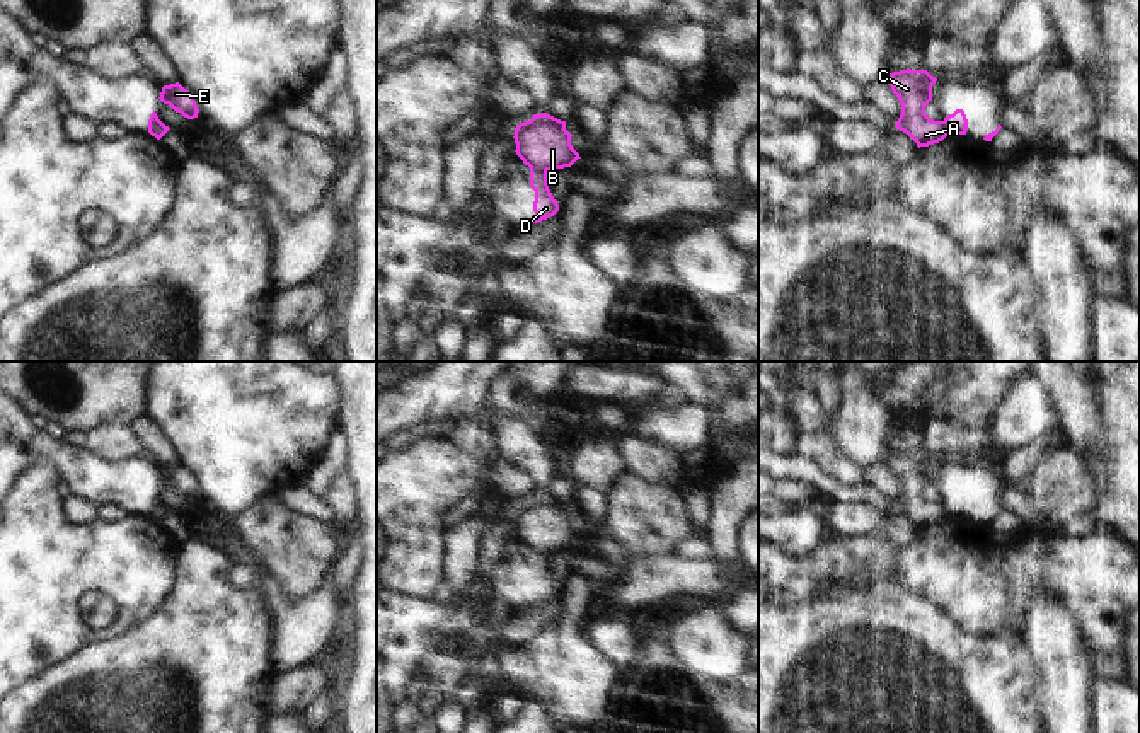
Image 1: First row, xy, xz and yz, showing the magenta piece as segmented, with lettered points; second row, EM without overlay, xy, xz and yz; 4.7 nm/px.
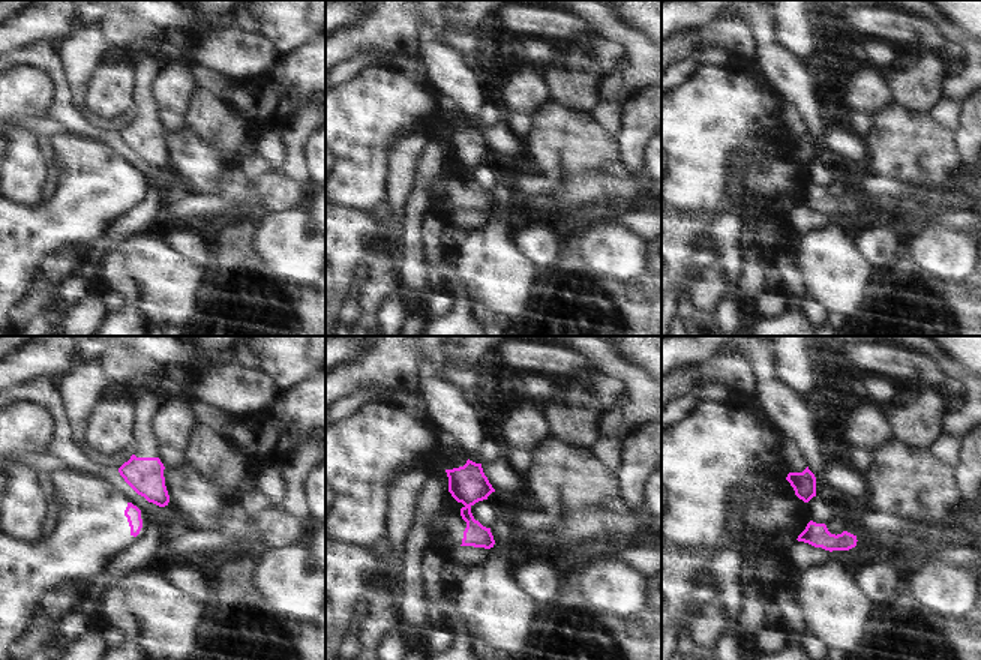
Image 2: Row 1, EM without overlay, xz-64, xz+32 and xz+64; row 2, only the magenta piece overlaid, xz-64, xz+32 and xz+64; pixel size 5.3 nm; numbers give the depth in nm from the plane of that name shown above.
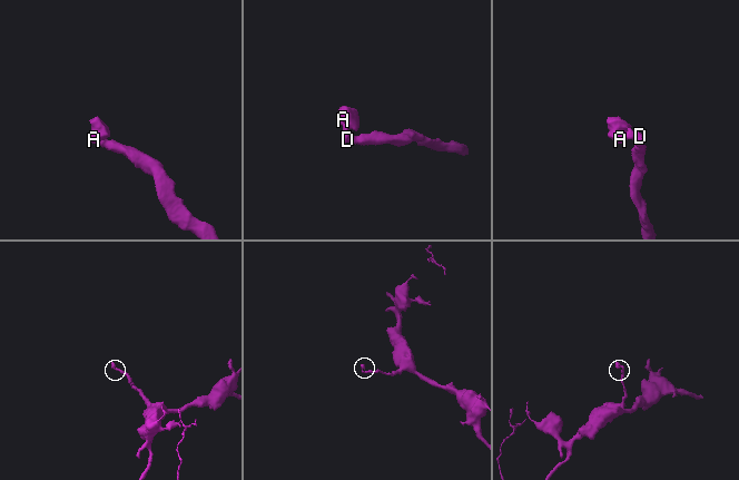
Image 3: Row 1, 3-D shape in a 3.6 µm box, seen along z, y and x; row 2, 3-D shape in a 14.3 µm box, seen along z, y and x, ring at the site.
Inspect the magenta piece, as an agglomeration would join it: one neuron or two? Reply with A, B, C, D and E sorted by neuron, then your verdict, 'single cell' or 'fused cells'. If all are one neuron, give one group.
groups A B C E / D; fused cells

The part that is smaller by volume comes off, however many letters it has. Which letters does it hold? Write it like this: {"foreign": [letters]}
{"foreign": ["A", "B", "C", "E"]}

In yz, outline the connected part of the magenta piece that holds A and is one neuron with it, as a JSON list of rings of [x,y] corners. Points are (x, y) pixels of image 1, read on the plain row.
[[[900,452],[884,462],[901,486],[895,508],[907,515],[918,530],[939,525],[951,515],[944,503],[934,503],[925,496],[925,488],[932,482],[932,467],[937,462],[927,452]]]

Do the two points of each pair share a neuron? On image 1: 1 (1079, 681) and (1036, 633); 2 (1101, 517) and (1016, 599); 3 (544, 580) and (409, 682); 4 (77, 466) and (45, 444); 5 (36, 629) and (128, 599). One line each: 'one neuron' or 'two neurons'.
1: one neuron
2: two neurons
3: one neuron
4: one neuron
5: one neuron

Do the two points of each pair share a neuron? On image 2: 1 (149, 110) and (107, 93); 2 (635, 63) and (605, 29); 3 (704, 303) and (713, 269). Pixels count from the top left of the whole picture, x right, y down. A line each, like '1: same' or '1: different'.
1: different
2: same
3: same

